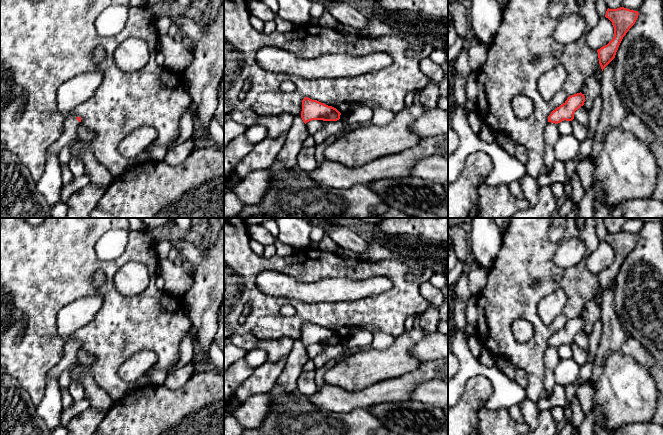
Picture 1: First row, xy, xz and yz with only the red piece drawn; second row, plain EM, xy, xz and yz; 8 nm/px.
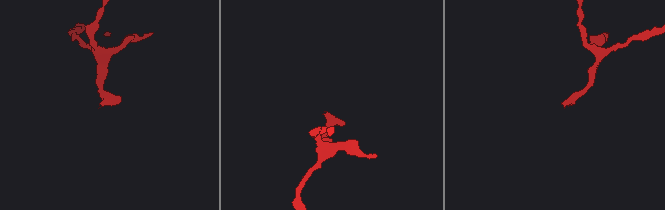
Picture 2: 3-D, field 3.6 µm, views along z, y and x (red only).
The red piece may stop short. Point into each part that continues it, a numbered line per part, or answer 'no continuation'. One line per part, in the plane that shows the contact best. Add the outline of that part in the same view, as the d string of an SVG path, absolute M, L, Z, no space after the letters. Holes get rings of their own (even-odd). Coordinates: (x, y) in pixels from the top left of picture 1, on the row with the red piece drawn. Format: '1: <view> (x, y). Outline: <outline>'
1: xy (71, 123). Outline: M68 116L65 119L65 127L60 138L55 141L52 145L49 146L46 157L57 154L61 151L61 149L68 145L72 140L77 138L77 128L79 127L80 122L76 117Z

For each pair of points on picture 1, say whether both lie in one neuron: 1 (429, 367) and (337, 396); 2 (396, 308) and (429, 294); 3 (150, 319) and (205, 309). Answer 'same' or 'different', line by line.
1: same
2: different
3: different

